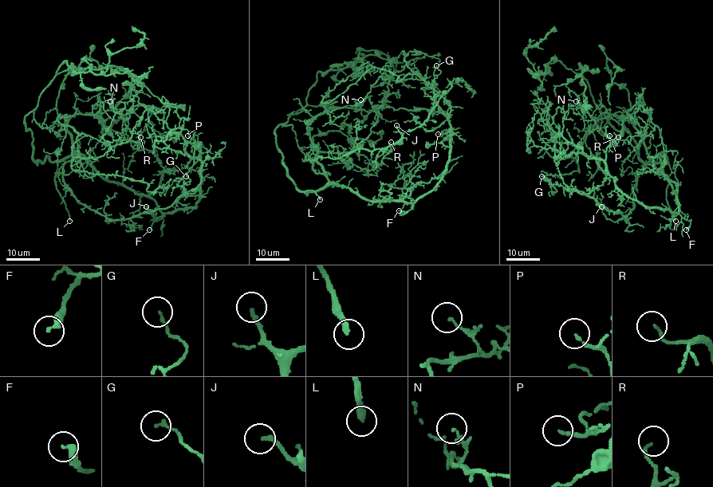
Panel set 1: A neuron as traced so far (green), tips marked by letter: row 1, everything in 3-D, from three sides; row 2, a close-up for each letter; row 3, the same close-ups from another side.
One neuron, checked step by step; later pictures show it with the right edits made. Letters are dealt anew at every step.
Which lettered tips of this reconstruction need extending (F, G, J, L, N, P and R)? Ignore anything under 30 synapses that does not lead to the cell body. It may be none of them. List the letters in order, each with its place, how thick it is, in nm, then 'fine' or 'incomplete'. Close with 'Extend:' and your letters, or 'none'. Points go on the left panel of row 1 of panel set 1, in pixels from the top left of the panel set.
F: (149, 229) | 320 nm | fine
G: (186, 176) | 150 nm | fine
J: (146, 206) | 240 nm | incomplete
L: (69, 221) | 280 nm | incomplete
N: (110, 101) | 100 nm | fine
P: (187, 135) | 160 nm | fine
R: (140, 137) | 130 nm | fine
Extend: J, L

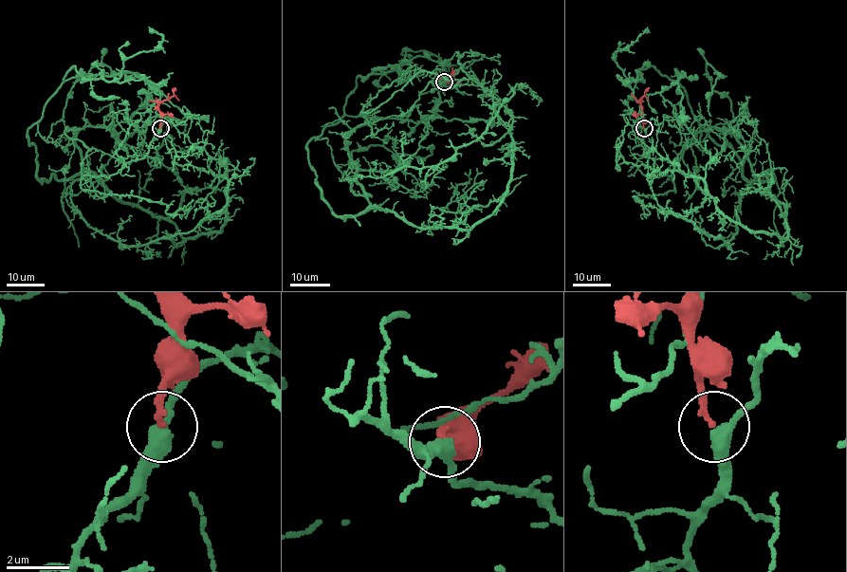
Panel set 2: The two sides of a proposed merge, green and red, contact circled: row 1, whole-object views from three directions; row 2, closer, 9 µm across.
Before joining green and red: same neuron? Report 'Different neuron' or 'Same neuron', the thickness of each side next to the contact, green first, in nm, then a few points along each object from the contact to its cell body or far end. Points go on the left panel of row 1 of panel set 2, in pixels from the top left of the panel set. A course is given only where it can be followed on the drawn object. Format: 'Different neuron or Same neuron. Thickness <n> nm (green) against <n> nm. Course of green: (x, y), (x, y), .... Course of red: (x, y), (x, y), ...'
Different neuron. Thickness 420 nm (green) against 190 nm. Course of green: (160, 129), (124, 162), (65, 133), (87, 175), (195, 238), (222, 227), (227, 180), (174, 162), (213, 117). Course of red: (160, 129), (158, 105), (169, 100), (175, 88)

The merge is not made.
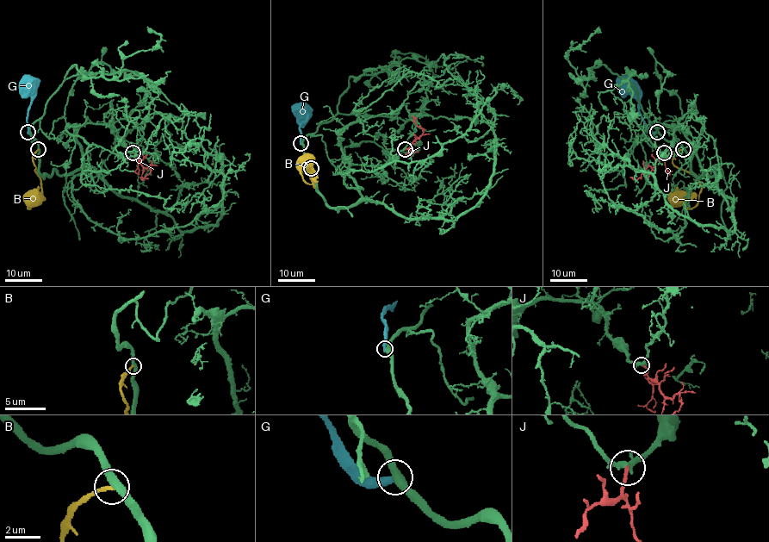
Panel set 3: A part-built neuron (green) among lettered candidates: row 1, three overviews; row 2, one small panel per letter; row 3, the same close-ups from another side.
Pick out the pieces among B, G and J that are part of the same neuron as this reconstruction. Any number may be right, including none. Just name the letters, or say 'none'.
J

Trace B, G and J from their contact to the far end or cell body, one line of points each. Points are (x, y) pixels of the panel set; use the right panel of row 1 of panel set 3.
B: (683, 149), (672, 163), (698, 181), (698, 202), (693, 208), (685, 205), (687, 196), (696, 198)
G: (657, 132), (652, 131), (642, 118), (635, 92), (618, 77)
J: (664, 153), (664, 157), (654, 167), (648, 167), (637, 180), (630, 177)

